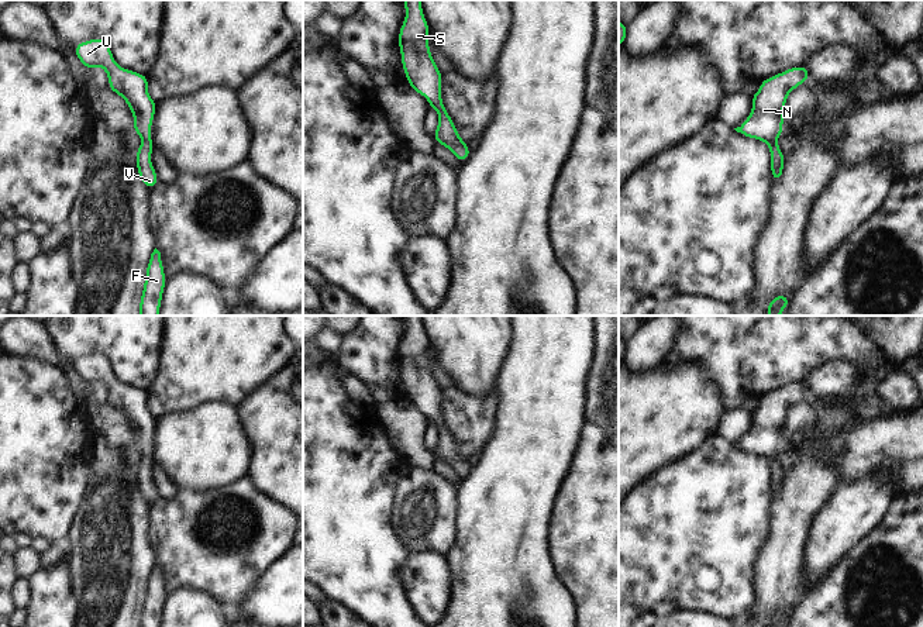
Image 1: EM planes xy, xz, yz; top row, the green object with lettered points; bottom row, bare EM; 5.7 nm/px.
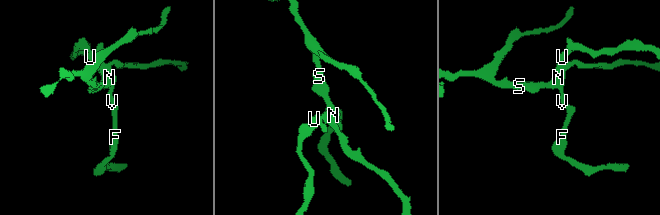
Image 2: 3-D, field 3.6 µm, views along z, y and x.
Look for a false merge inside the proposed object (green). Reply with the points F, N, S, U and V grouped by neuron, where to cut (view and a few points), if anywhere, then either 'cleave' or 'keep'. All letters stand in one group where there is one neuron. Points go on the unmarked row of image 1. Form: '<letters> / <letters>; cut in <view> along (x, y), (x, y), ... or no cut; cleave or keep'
F N S U V; no cut; keep

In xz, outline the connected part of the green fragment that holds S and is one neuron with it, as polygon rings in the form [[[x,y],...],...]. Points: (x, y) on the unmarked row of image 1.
[[[421,316],[403,317],[406,333],[399,345],[399,365],[406,396],[416,409],[427,413],[428,421],[438,430],[438,442],[433,449],[435,458],[450,465],[464,479],[472,468],[459,452],[451,431],[444,423],[441,414],[442,392],[430,366],[430,342],[424,334]]]

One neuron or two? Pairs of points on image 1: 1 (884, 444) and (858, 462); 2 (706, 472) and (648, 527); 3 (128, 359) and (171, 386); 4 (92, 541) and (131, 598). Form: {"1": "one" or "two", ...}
{"1": "one", "2": "one", "3": "two", "4": "one"}

